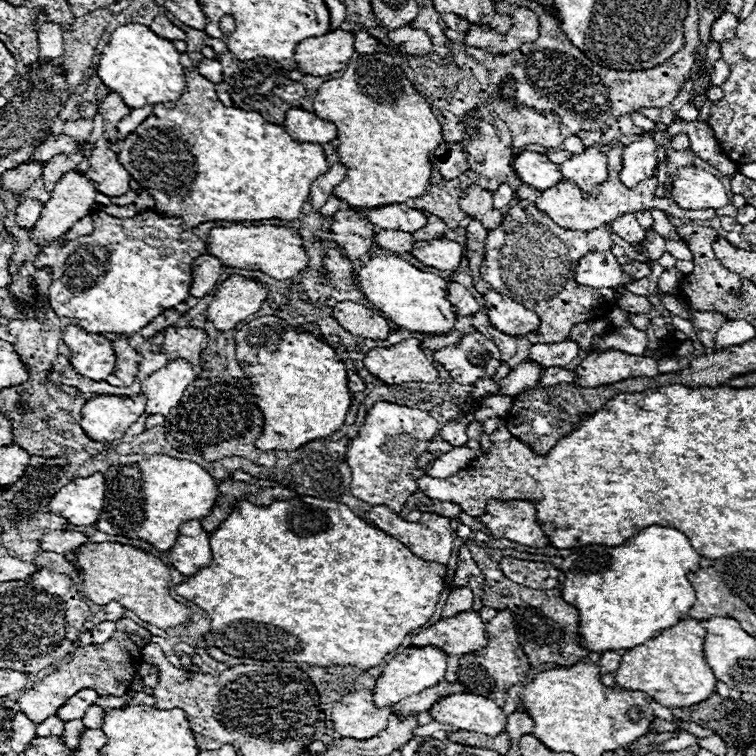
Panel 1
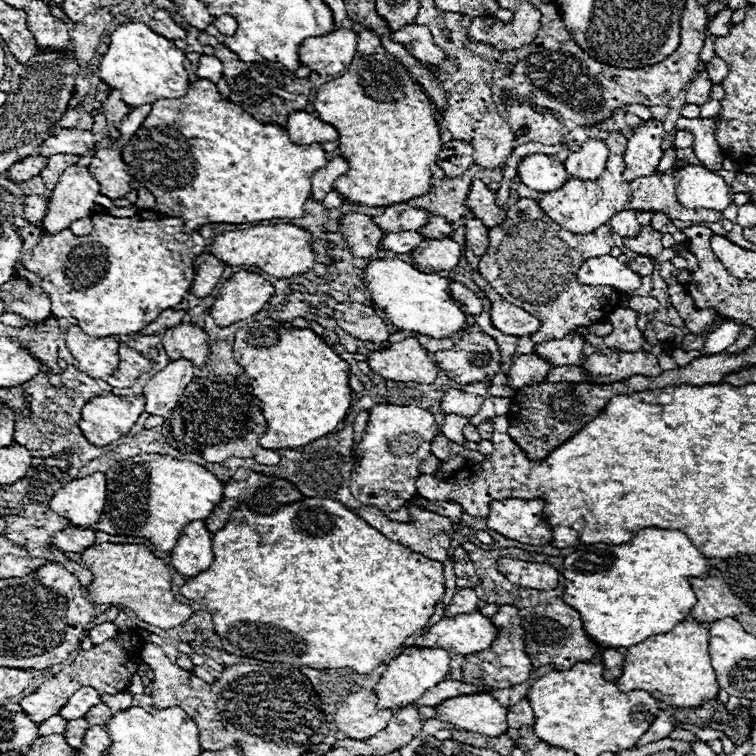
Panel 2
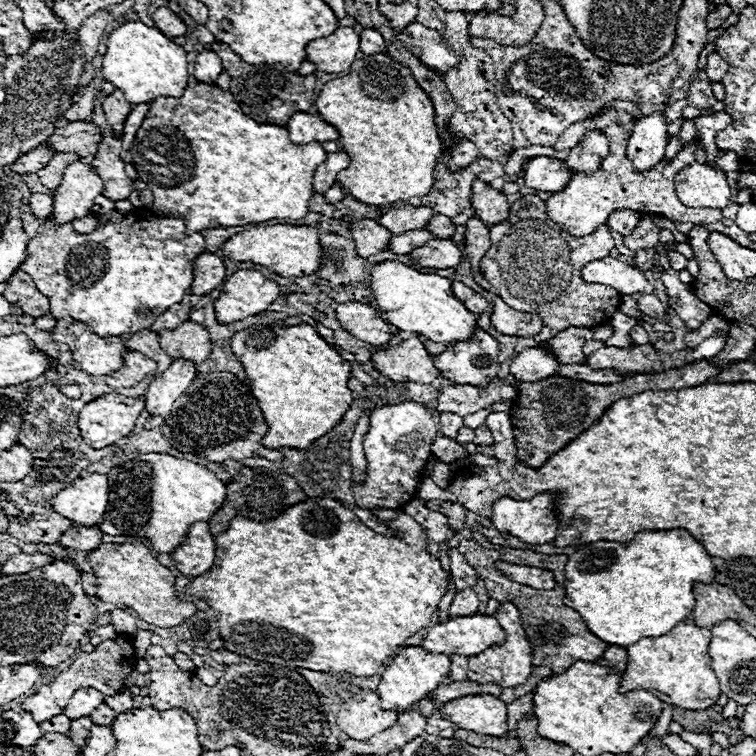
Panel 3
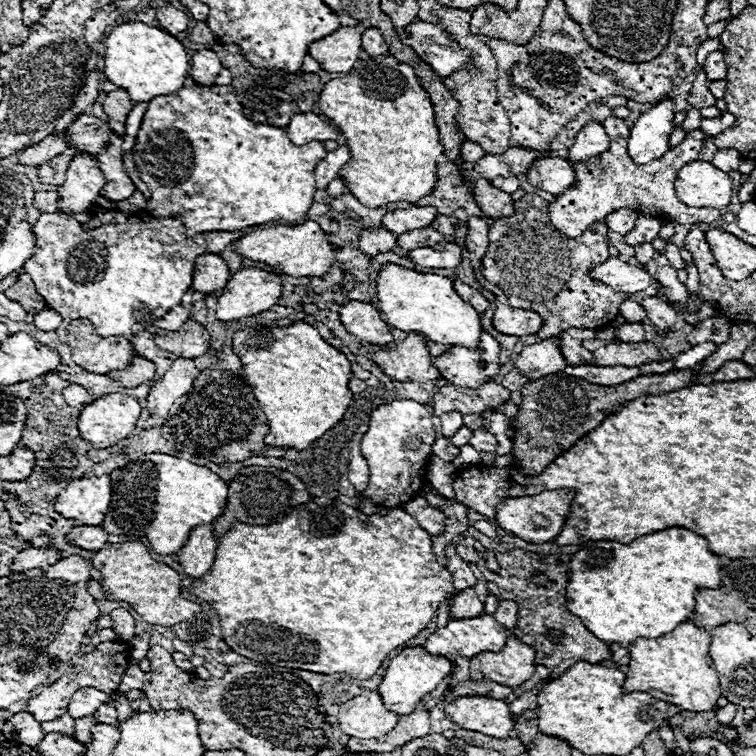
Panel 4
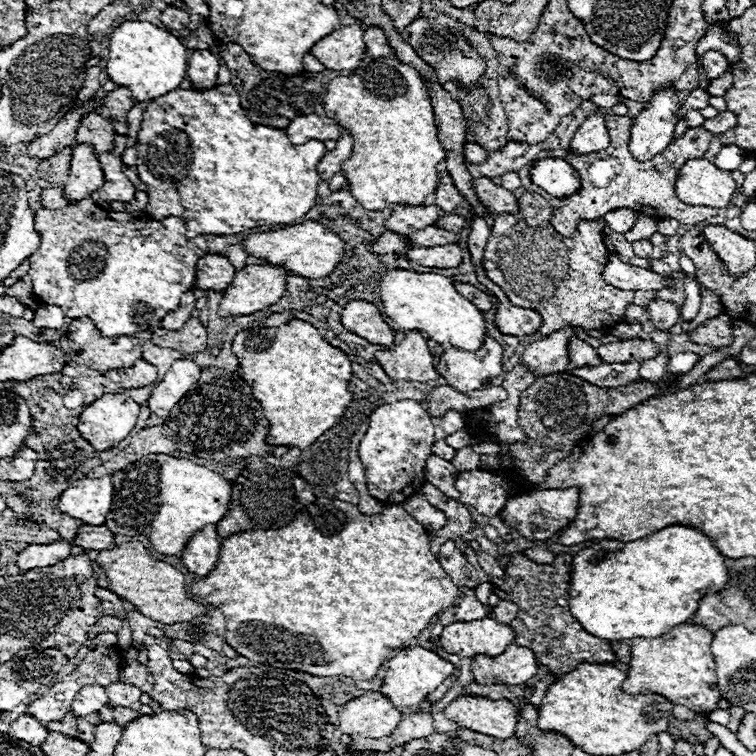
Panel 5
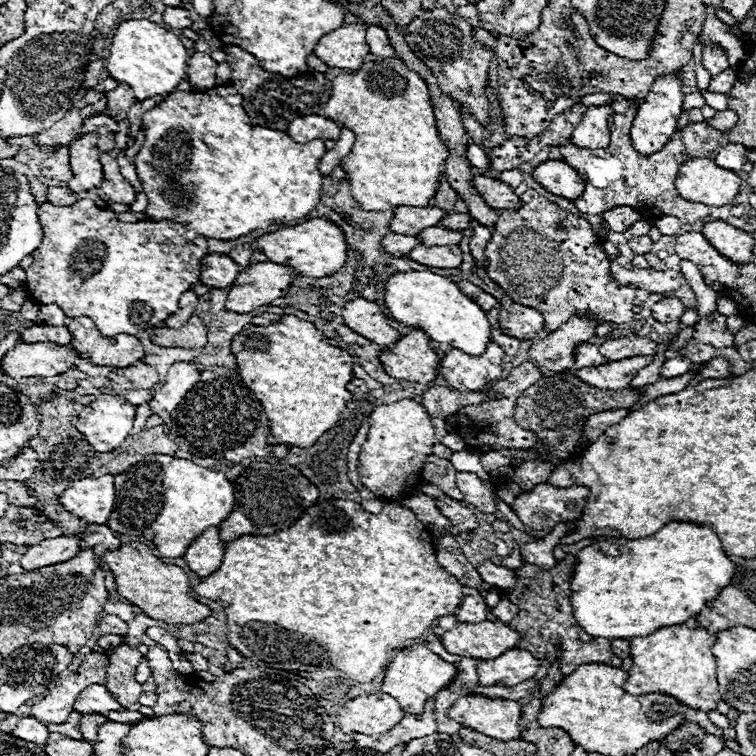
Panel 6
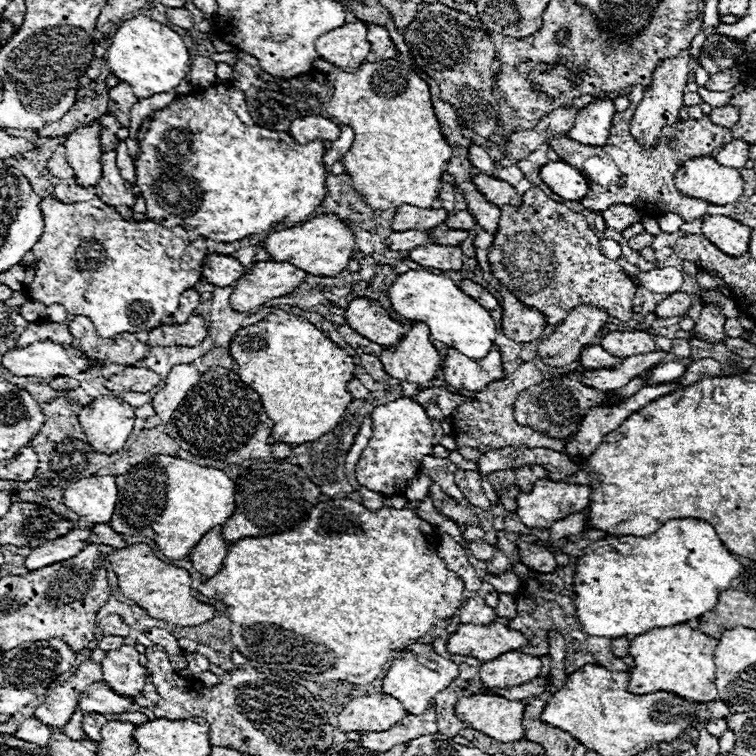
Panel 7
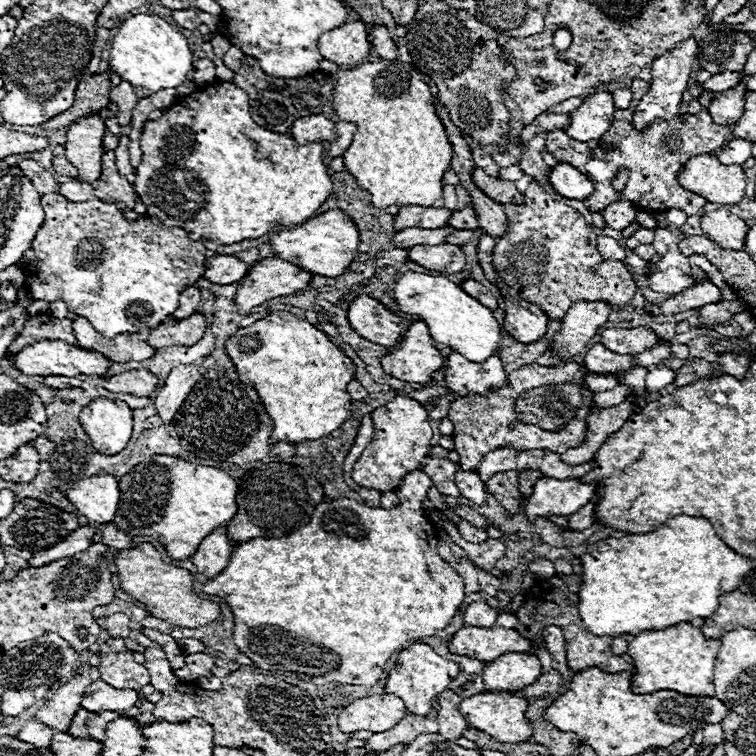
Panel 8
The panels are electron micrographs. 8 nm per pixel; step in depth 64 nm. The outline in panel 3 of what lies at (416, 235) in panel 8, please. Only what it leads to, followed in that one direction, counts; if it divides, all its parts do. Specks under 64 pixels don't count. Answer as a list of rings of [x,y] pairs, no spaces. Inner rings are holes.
[[[354,220],[350,224],[350,234],[356,244],[356,254],[362,258],[386,250],[392,236],[386,228],[376,224],[376,220]]]

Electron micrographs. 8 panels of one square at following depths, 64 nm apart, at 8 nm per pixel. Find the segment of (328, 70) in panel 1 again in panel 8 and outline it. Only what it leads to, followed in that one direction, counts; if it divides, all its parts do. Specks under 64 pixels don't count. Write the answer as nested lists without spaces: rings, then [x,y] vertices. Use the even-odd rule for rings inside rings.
[[[346,22],[320,36],[318,50],[322,58],[338,66],[358,66],[370,54],[368,30],[364,22]]]

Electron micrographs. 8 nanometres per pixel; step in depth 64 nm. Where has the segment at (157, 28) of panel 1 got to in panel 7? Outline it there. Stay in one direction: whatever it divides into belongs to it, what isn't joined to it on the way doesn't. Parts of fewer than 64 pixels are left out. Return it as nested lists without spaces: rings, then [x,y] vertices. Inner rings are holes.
[[[186,8],[168,10],[168,12],[166,12],[166,18],[168,18],[172,24],[176,24],[176,26],[180,26],[180,28],[184,28],[184,30],[190,30],[190,28],[194,26],[192,14],[190,14]]]

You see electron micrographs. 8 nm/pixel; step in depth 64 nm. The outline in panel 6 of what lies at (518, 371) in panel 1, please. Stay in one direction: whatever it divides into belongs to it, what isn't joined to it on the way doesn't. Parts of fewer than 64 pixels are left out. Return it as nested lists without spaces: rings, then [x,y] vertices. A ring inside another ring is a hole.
[[[578,318],[562,324],[558,332],[550,332],[544,340],[528,350],[528,360],[538,368],[564,372],[574,364],[574,348],[578,342],[588,342],[594,336],[594,320]]]

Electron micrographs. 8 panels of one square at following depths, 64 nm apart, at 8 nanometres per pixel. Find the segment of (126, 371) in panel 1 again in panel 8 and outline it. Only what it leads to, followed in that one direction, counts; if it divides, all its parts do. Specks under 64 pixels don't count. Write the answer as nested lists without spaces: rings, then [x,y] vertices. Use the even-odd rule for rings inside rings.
[[[130,370],[124,374],[116,374],[108,378],[110,386],[106,386],[110,392],[124,392],[124,394],[136,394],[136,396],[150,396],[150,392],[156,390],[158,378],[150,370]]]

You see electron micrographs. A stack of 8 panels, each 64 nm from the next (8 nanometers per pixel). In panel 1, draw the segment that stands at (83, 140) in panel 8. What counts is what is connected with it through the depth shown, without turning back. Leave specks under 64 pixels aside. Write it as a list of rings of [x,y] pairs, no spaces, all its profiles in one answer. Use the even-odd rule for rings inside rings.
[[[74,170],[66,172],[66,176],[62,176],[62,180],[58,180],[56,188],[52,190],[52,198],[44,204],[42,214],[40,214],[36,226],[30,232],[30,238],[40,246],[40,244],[48,244],[48,242],[60,238],[62,234],[66,234],[76,220],[80,220],[82,216],[86,216],[86,214],[92,212],[90,208],[96,204],[94,202],[96,192],[98,190],[94,188],[94,184],[90,180],[86,180],[82,174],[78,174]]]

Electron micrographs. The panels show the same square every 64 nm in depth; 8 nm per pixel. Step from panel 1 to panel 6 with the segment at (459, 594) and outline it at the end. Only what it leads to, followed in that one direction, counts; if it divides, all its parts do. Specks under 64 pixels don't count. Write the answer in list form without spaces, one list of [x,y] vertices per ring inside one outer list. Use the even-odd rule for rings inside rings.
[[[464,596],[456,610],[458,622],[482,622],[488,618],[488,606],[482,596]]]

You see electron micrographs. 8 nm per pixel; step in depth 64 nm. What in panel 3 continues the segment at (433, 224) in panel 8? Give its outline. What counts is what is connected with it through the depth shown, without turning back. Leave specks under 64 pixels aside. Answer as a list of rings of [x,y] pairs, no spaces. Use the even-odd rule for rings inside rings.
[[[400,206],[400,208],[388,208],[376,222],[390,230],[392,234],[402,234],[408,230],[422,230],[430,218],[434,216],[432,208],[428,206]]]

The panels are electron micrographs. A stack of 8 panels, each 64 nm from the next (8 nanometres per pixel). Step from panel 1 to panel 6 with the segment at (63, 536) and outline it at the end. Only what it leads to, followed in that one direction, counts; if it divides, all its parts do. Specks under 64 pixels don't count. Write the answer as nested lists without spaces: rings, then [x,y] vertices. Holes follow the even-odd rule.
[[[88,524],[82,530],[82,538],[84,538],[84,540],[80,540],[82,548],[96,548],[100,544],[104,544],[108,550],[120,548],[120,540],[106,524]]]

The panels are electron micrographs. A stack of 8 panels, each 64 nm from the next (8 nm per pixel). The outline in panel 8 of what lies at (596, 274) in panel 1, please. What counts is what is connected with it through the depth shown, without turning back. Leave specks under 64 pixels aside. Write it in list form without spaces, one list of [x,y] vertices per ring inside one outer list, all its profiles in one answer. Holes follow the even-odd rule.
[[[666,268],[666,270],[658,270],[654,274],[648,274],[648,288],[654,292],[678,294],[696,284],[698,284],[696,278],[686,276],[680,268]]]

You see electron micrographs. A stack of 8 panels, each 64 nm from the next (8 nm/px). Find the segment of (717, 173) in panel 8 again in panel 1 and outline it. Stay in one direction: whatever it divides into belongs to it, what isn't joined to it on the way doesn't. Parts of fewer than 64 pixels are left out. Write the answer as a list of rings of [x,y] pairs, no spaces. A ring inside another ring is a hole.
[[[680,166],[672,174],[672,198],[682,210],[718,210],[730,202],[724,184],[696,166]]]

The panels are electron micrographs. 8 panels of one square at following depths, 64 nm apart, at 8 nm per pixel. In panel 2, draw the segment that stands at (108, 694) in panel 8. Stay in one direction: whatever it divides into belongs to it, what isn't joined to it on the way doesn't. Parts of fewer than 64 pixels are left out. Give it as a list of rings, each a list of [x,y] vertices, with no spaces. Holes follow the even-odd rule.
[[[86,686],[86,688],[80,688],[78,692],[74,692],[74,696],[70,696],[70,700],[66,702],[66,708],[60,710],[60,716],[62,716],[64,720],[84,718],[86,712],[88,712],[92,706],[96,706],[96,704],[100,704],[100,694],[98,694],[94,688]]]

